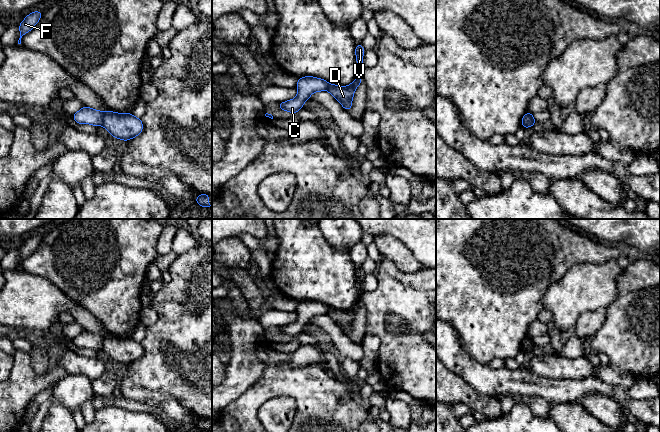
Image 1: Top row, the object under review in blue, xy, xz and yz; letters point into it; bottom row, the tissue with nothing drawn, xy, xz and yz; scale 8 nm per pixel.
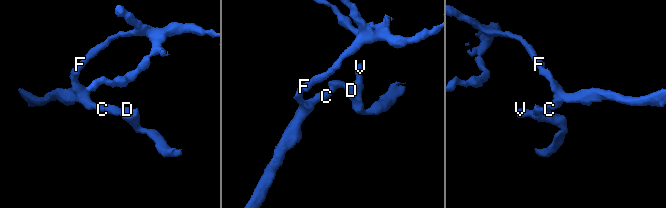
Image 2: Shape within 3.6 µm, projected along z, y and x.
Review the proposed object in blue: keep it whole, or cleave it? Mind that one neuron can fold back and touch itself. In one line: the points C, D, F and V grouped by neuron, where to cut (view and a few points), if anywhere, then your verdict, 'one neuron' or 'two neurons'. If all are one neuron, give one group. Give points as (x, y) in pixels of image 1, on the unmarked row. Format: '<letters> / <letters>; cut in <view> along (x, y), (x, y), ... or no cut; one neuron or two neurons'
C F / D V; cut in xy along (105, 336), (101, 348); two neurons

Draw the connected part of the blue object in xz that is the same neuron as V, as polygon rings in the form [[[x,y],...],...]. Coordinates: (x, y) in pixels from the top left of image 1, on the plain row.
[[[356,268],[355,278],[356,278],[356,286],[360,293],[358,301],[348,310],[339,310],[335,308],[329,308],[327,315],[335,321],[335,323],[343,330],[346,335],[349,335],[352,331],[352,324],[354,320],[354,316],[356,312],[363,305],[361,302],[361,294],[363,290],[363,279],[365,274],[362,268]]]

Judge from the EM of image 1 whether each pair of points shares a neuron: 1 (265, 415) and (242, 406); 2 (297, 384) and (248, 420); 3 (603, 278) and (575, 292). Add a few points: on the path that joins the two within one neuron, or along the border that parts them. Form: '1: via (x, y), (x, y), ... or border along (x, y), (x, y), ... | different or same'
1: border along (275, 397), (269, 398), (260, 407), (260, 421) | different
2: via (282, 384), (272, 384), (251, 405) | same
3: via (596, 284), (593, 287), (582, 289) | same

